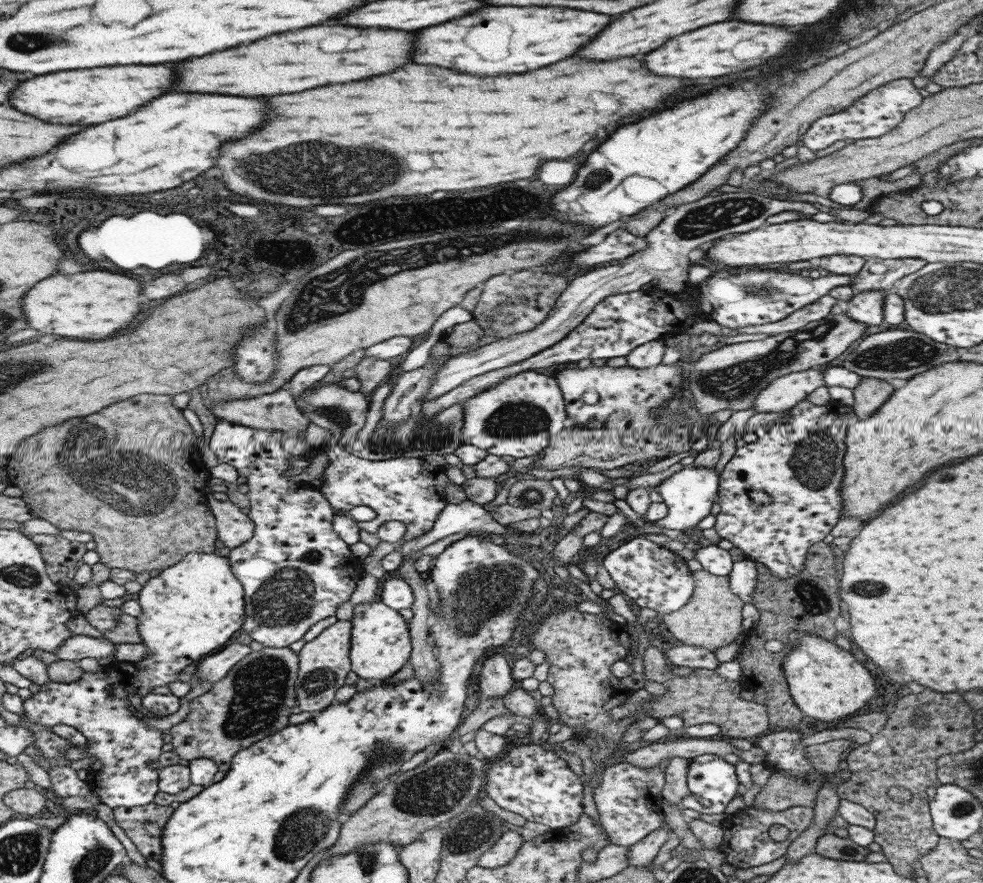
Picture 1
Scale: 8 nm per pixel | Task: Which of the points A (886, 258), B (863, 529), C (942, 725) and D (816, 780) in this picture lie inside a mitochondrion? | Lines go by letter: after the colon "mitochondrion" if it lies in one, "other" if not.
A: other
B: other
C: other
D: mitochondrion

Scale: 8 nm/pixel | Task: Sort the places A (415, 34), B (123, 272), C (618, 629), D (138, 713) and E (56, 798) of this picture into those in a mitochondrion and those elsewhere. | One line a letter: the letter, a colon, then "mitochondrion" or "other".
A: other
B: other
C: other
D: other
E: other

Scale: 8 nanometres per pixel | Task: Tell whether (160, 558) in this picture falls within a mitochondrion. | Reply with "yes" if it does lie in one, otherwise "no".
no

